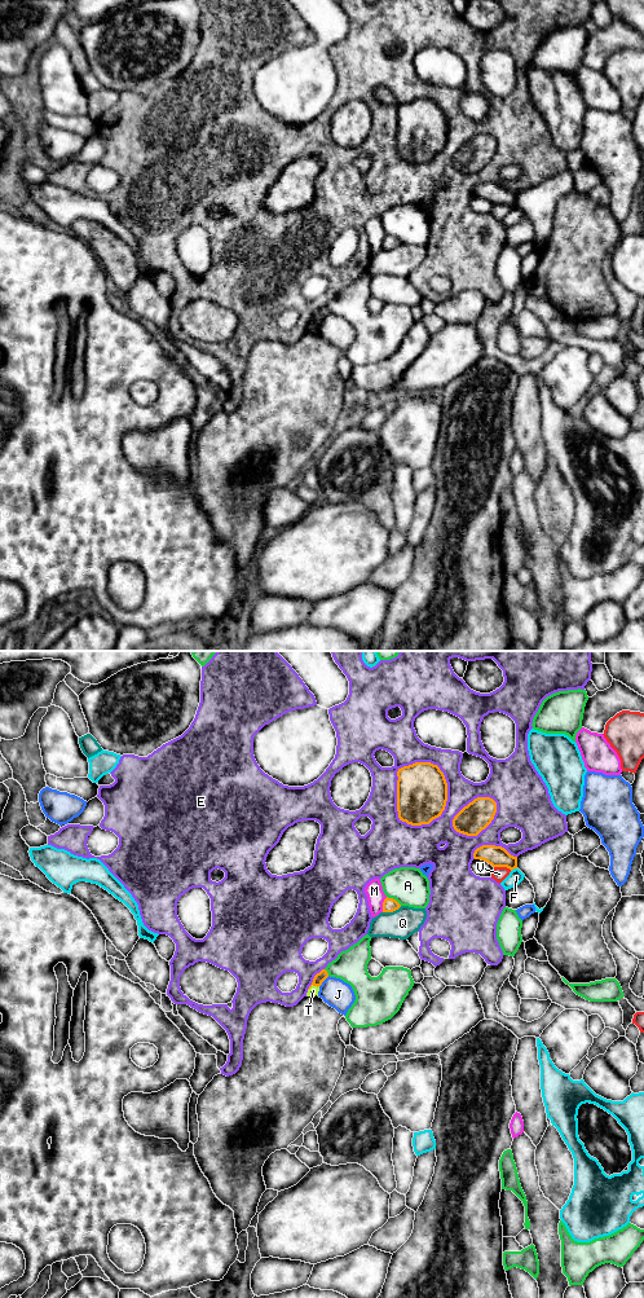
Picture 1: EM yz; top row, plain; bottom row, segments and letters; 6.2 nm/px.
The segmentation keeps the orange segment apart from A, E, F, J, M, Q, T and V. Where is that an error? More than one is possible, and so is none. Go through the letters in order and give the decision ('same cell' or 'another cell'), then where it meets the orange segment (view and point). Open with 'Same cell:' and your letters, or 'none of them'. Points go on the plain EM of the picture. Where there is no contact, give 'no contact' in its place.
Same cell: none of them
A: another cell; meets orange in yz at (395, 237)
E: another cell; meets orange in yz at (397, 113)
F: another cell; meets orange in yz at (514, 206)
J: another cell; meets orange in yz at (323, 317)
M: another cell; meets orange in yz at (383, 242)
Q: another cell; meets orange in yz at (392, 249)
T: another cell; meets orange in yz at (313, 322)
V: another cell; meets orange in yz at (503, 203)

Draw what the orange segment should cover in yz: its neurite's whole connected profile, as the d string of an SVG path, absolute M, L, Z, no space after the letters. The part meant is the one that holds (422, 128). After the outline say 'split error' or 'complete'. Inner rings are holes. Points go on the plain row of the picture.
M415 100L398 106L397 114L400 158L422 163L441 154L447 138L447 120L437 102Z; complete

